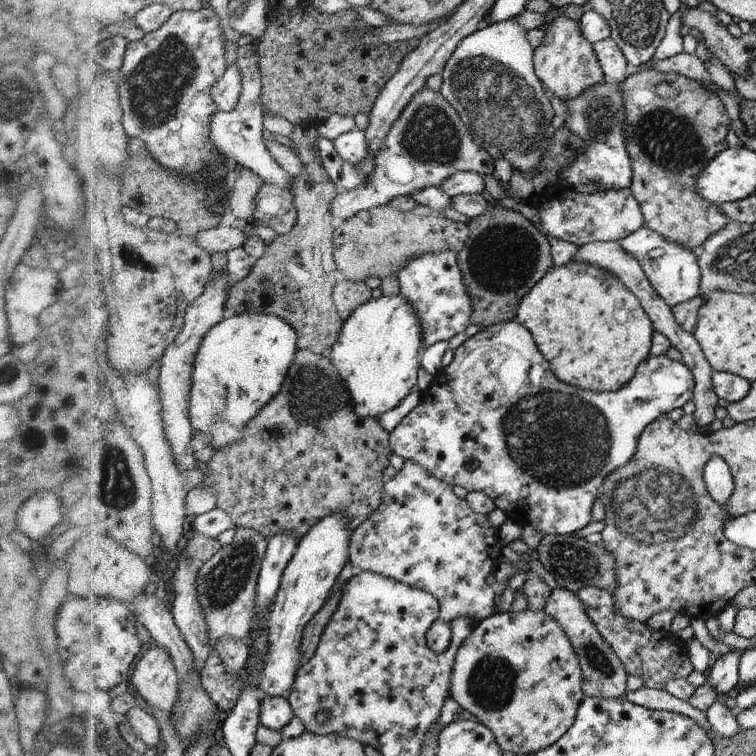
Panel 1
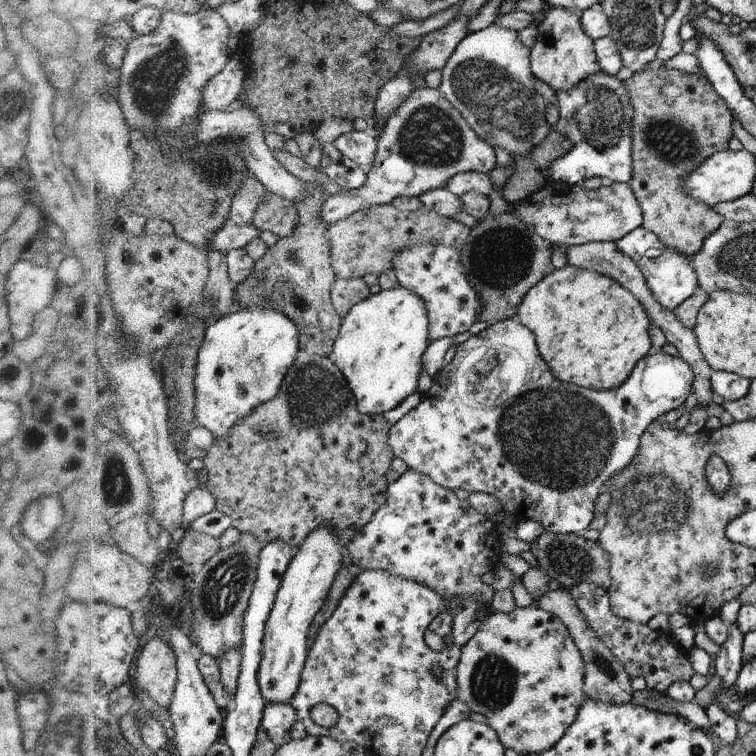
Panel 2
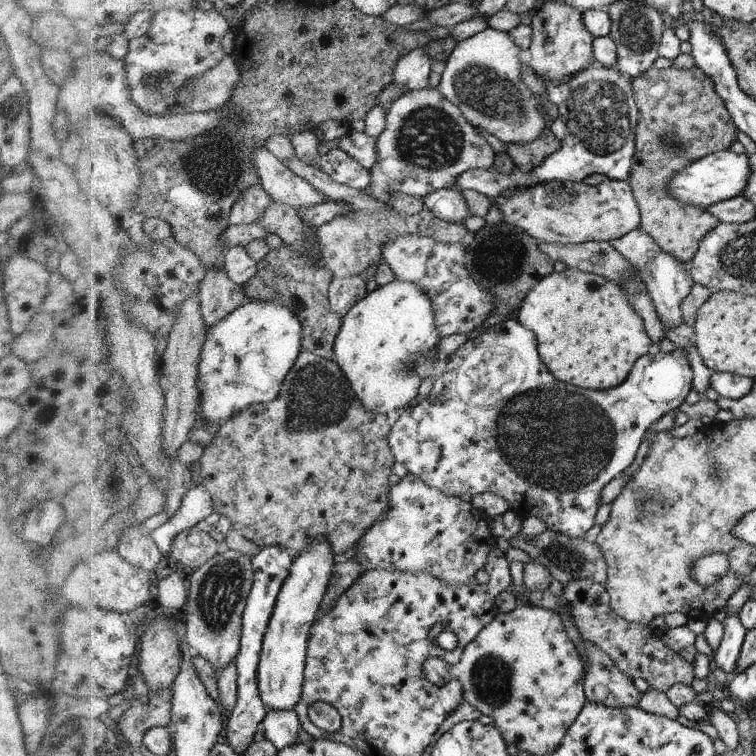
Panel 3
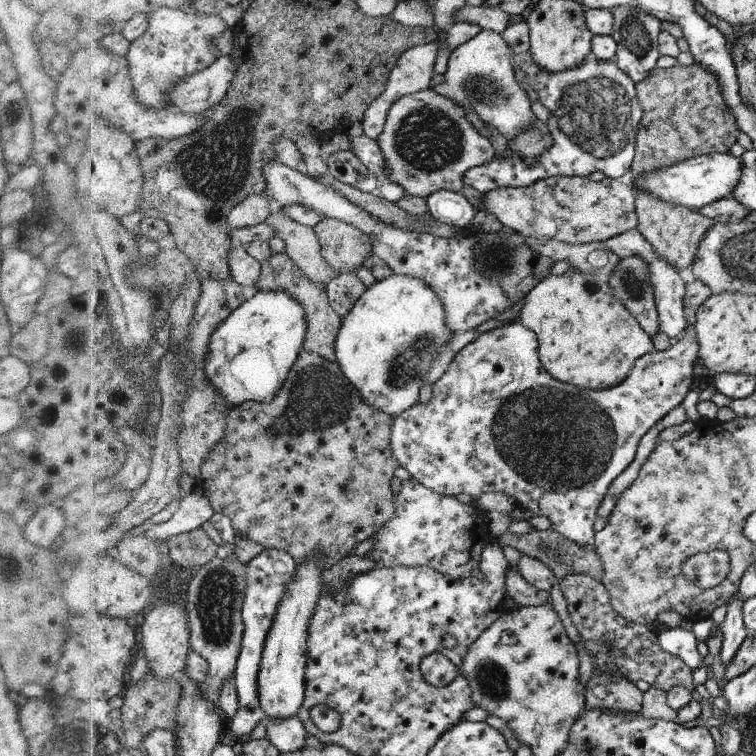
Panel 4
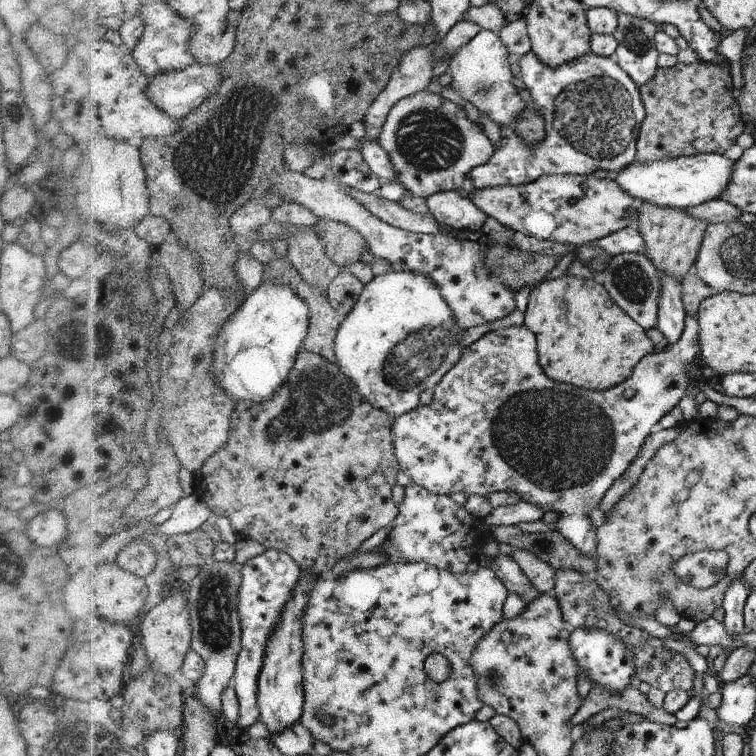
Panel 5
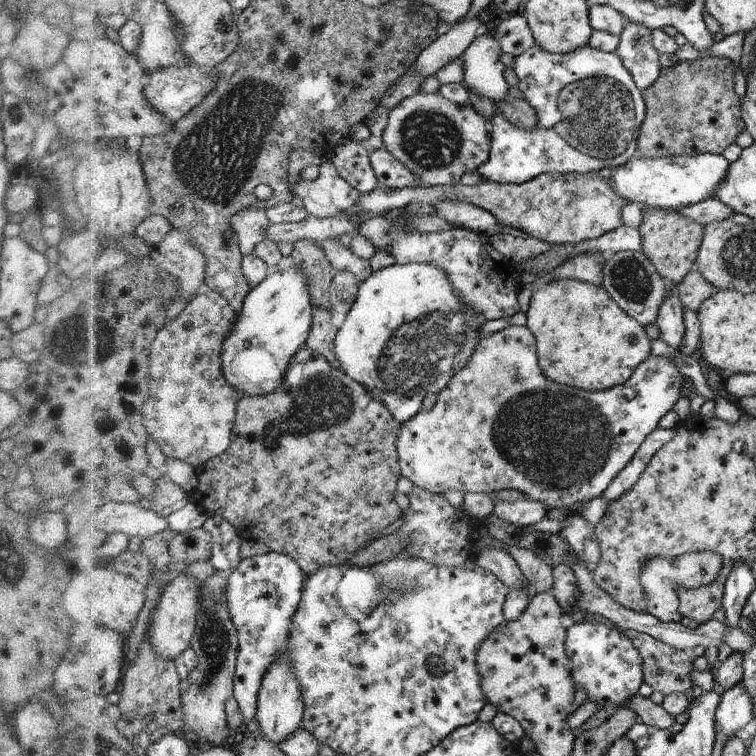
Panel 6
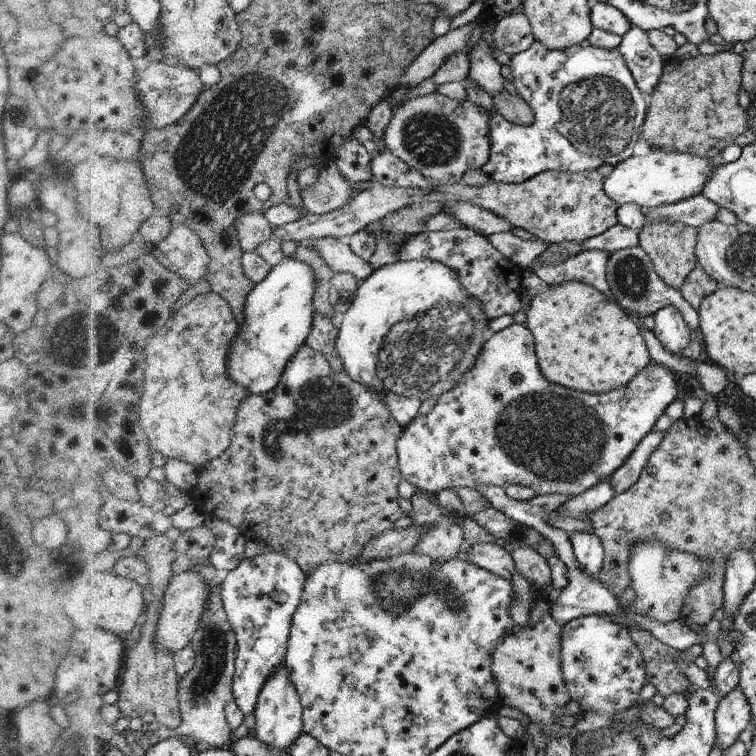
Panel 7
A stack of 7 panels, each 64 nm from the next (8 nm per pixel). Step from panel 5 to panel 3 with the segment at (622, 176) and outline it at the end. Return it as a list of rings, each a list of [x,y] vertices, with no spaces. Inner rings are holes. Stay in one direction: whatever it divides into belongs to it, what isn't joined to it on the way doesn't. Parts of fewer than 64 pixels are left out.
[[[730,150],[711,153],[676,172],[667,182],[667,192],[684,205],[690,204],[706,210],[714,204],[741,195],[751,172],[747,153],[738,155]]]

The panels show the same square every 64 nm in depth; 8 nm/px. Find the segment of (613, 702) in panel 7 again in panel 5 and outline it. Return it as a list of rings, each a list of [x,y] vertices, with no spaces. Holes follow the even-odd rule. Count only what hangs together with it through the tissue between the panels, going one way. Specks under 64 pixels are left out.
[[[575,628],[571,630],[570,634],[570,648],[573,649],[574,658],[578,660],[578,666],[582,668],[582,674],[588,676],[591,684],[596,686],[602,686],[602,689],[610,690],[612,694],[620,694],[624,688],[628,688],[631,685],[637,685],[636,679],[636,666],[634,666],[634,654],[628,652],[628,647],[618,636],[606,632],[606,630],[596,630],[596,628]]]

